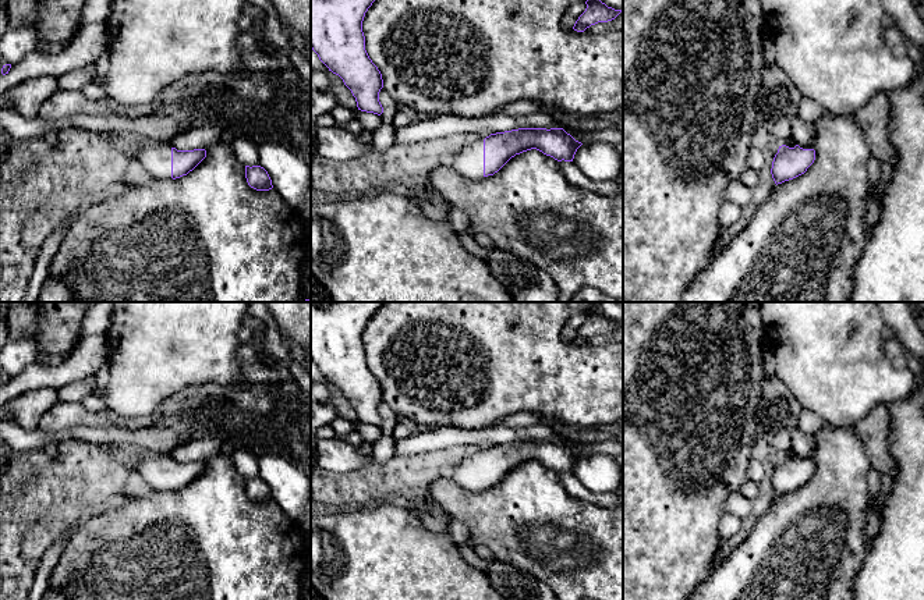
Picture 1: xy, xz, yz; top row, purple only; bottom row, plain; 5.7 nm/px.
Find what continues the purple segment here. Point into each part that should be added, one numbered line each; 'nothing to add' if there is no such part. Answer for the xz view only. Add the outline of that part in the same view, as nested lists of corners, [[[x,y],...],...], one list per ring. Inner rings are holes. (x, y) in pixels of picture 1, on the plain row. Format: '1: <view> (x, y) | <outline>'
1: xz (468, 475) | [[[484,451],[467,457],[453,472],[452,482],[472,493],[484,491]]]

